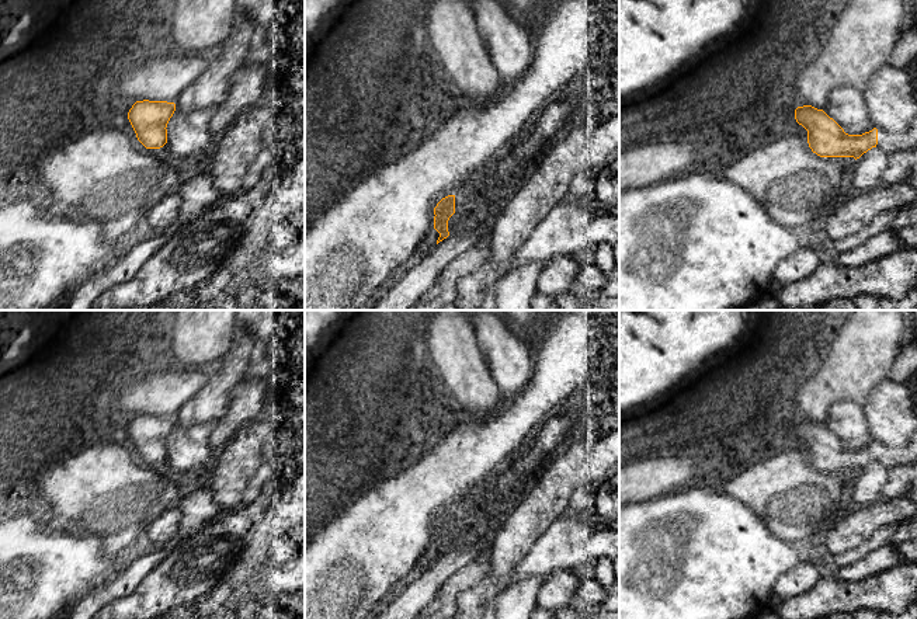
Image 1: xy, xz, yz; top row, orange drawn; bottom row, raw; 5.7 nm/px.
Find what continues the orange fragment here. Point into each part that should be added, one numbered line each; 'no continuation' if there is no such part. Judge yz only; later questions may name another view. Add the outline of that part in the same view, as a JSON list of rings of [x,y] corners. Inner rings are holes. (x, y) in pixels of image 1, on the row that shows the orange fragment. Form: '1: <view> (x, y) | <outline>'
1: yz (906, 141) | [[[917,117],[913,121],[913,125],[900,133],[890,133],[882,129],[878,129],[878,145],[876,147],[882,149],[886,153],[895,152],[913,152],[917,149]]]

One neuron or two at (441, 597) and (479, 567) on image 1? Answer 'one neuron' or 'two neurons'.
one neuron

